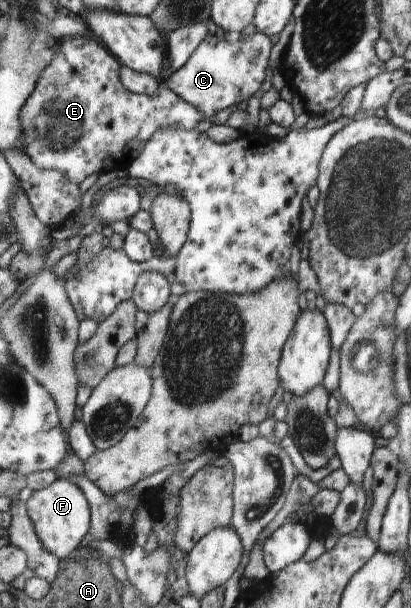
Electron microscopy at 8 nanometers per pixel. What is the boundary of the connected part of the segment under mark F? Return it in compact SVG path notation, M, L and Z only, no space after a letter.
M57 478L51 486L33 492L25 505L35 532L46 551L61 560L67 559L72 551L82 545L91 527L91 509L83 491L76 484Z

